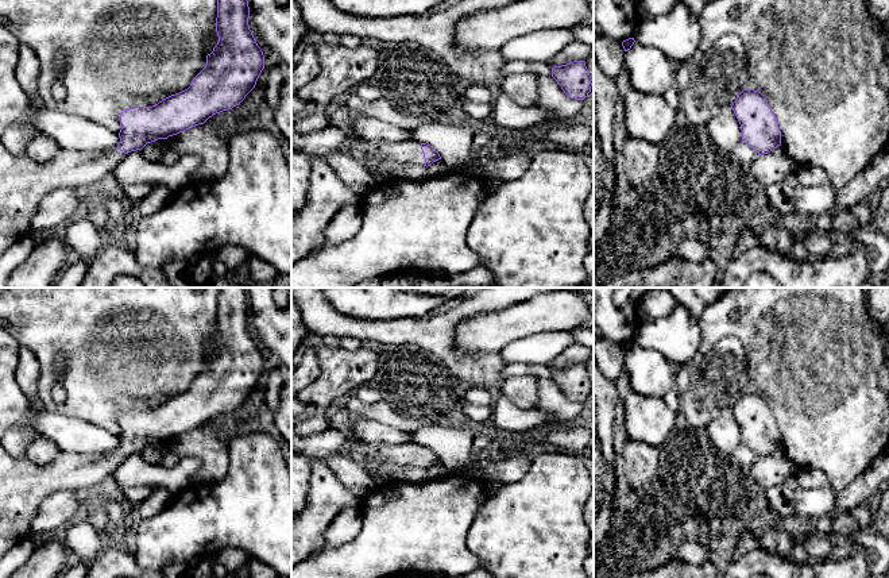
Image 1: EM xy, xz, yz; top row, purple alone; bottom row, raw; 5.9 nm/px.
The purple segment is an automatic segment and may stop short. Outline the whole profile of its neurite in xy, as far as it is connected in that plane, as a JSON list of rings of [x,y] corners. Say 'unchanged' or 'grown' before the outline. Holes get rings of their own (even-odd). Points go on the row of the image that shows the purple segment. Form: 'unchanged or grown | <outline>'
grown | [[[217,0],[216,32],[219,42],[213,51],[206,55],[205,68],[193,78],[190,86],[179,93],[171,95],[152,107],[134,107],[120,112],[119,132],[120,142],[115,150],[109,151],[73,151],[61,149],[50,161],[34,161],[27,154],[15,155],[8,151],[0,140],[0,258],[19,239],[28,236],[31,220],[42,201],[51,190],[73,186],[80,190],[100,186],[105,176],[112,174],[124,157],[136,150],[142,150],[147,143],[183,132],[198,124],[204,124],[209,117],[223,111],[239,105],[255,88],[256,81],[264,69],[264,55],[258,46],[248,26],[248,0]]]

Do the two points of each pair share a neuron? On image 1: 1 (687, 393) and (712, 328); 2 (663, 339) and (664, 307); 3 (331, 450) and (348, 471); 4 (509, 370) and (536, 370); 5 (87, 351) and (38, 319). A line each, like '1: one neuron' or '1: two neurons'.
1: two neurons
2: two neurons
3: one neuron
4: one neuron
5: one neuron

